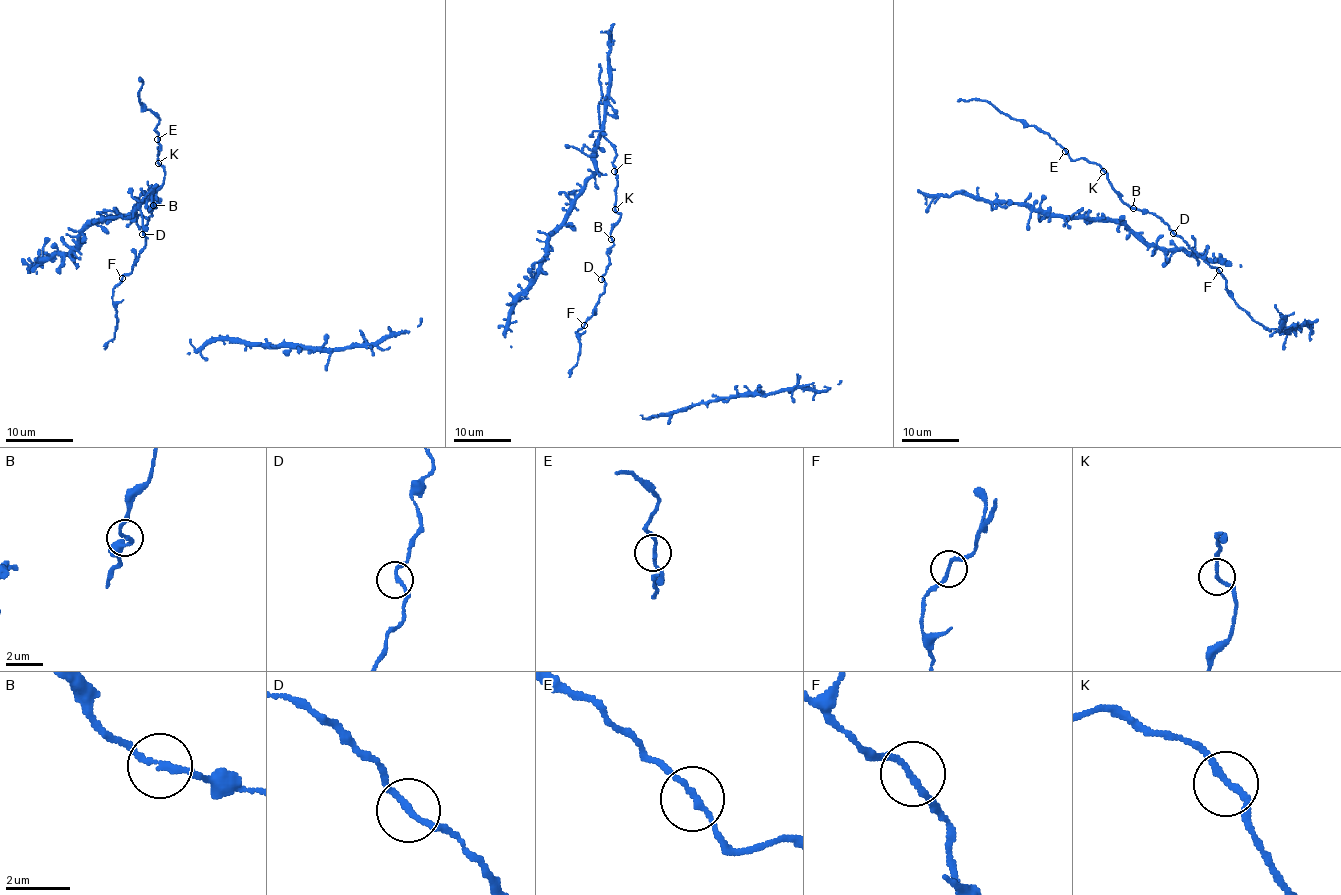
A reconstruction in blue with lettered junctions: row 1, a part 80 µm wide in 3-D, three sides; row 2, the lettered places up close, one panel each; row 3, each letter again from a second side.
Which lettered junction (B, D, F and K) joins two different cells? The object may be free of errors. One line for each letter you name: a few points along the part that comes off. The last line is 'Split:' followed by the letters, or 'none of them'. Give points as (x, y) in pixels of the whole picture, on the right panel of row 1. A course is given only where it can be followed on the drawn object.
Split: none of them

